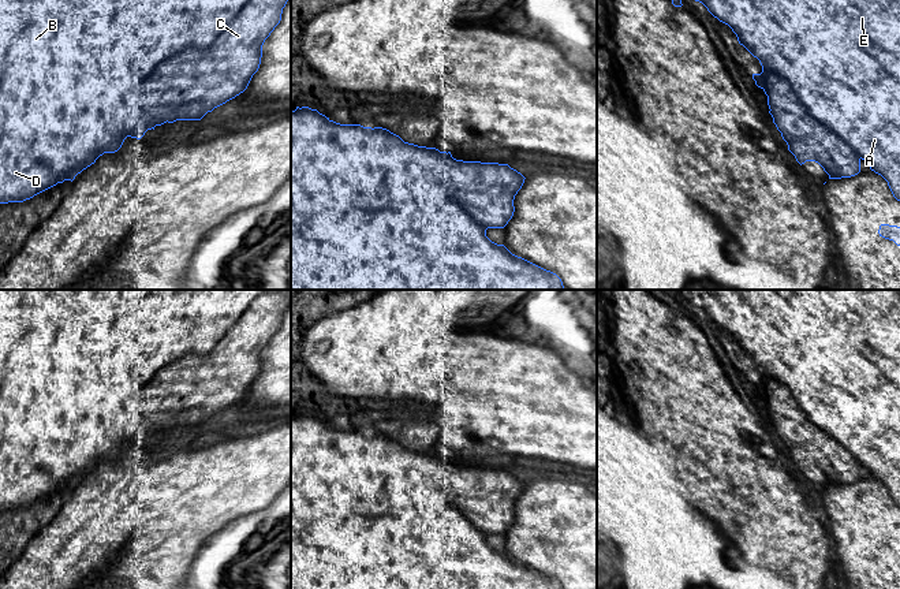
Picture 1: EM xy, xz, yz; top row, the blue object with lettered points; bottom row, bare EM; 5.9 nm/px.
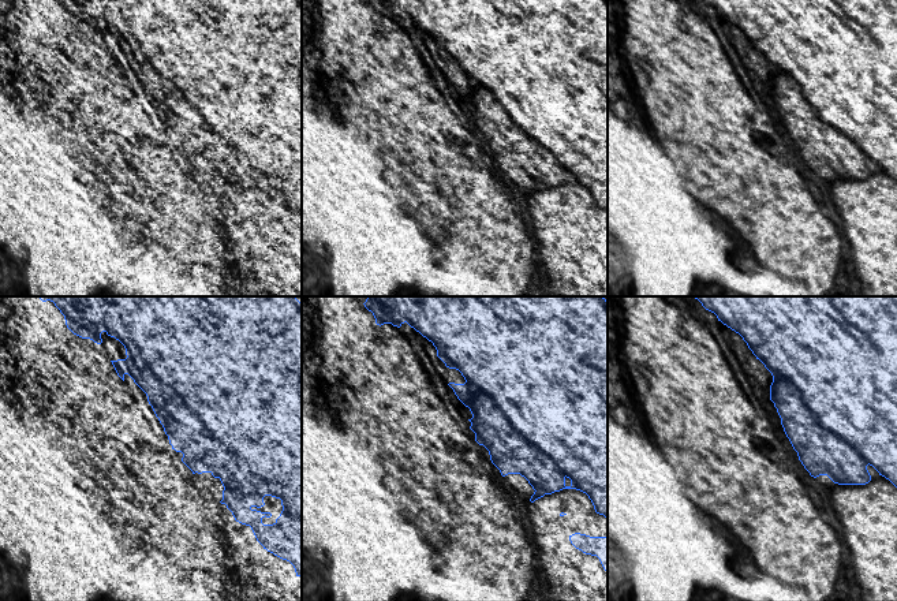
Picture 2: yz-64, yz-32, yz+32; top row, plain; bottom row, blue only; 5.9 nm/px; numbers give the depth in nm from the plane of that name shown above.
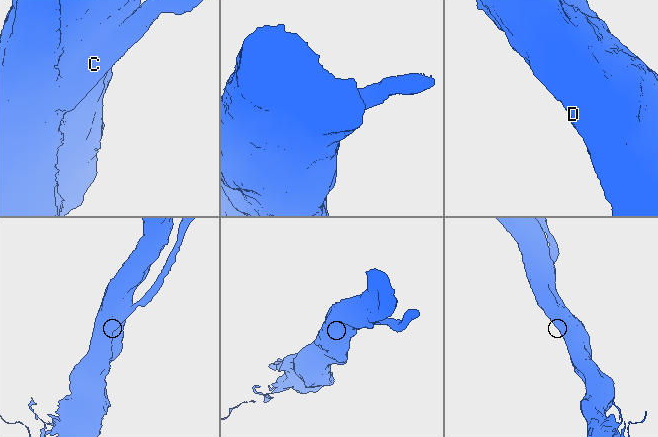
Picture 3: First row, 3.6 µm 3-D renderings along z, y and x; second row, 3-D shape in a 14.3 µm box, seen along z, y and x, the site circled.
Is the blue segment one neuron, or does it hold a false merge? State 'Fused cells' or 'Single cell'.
Fused cells

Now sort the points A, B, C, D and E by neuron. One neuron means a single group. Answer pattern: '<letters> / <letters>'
A B D E / C

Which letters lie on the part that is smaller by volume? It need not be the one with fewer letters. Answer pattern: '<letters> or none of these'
C

